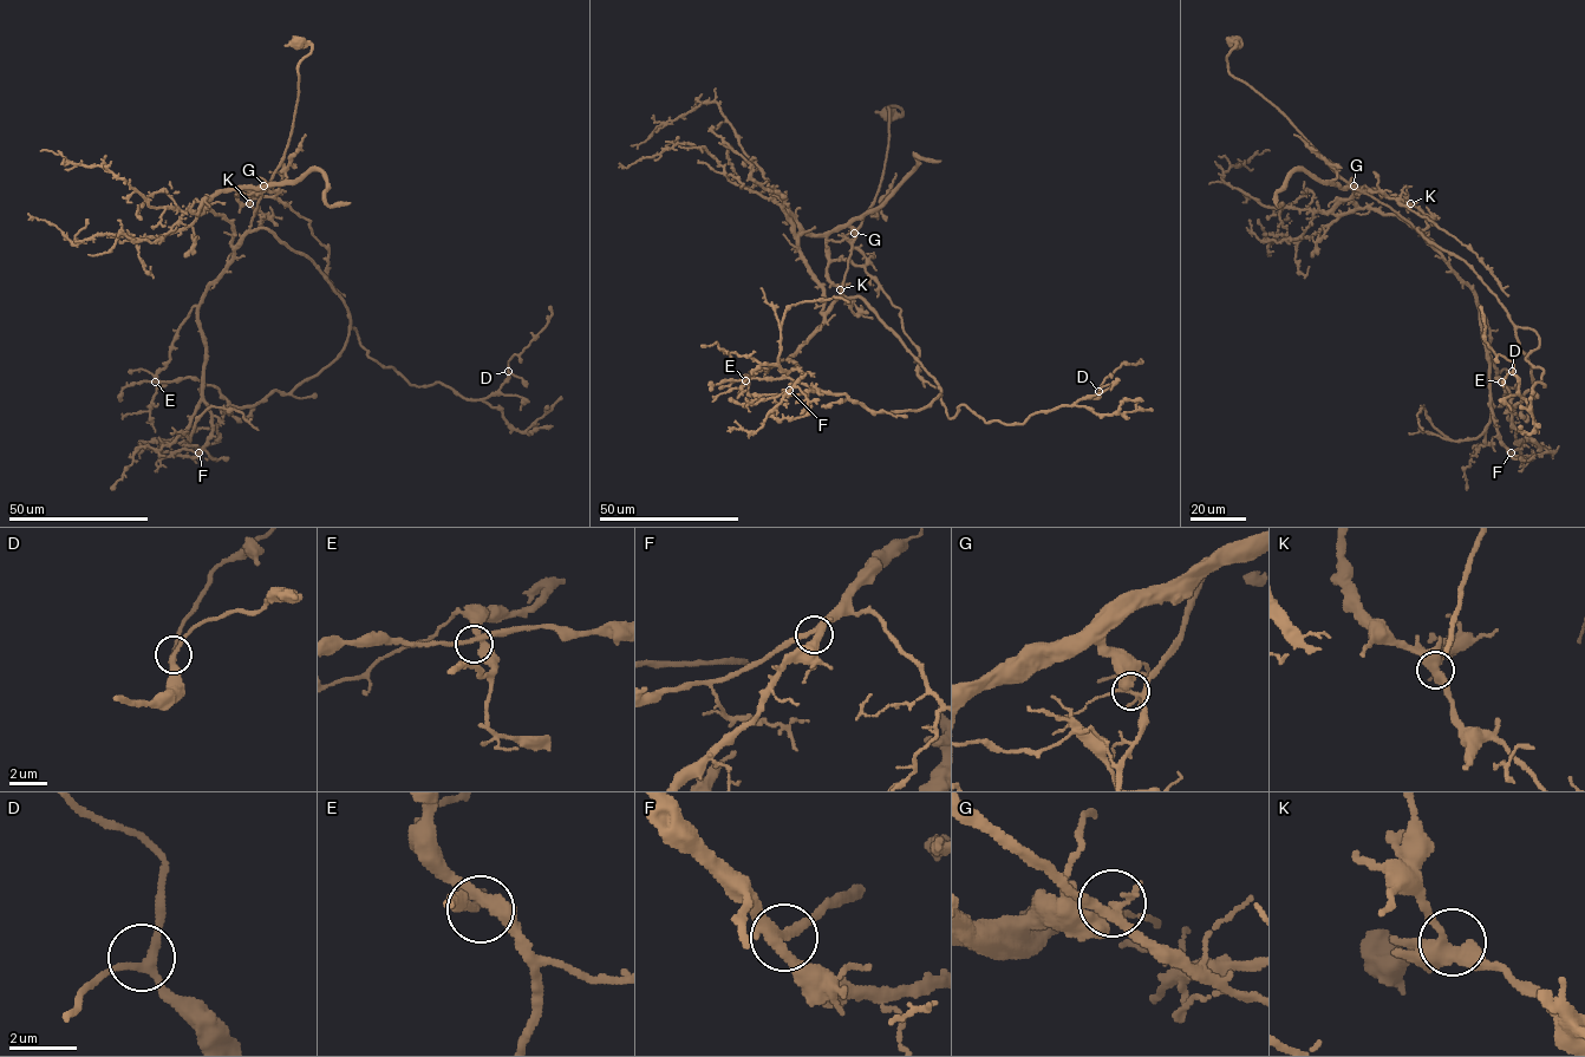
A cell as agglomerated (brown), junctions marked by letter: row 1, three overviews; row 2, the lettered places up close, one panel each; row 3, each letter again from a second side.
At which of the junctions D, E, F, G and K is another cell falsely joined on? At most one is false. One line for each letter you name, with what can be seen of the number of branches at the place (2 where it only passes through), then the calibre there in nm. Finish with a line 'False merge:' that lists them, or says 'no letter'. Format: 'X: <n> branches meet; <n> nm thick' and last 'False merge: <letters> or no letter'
G: 5 branches meet; 200 nm thick
False merge: G

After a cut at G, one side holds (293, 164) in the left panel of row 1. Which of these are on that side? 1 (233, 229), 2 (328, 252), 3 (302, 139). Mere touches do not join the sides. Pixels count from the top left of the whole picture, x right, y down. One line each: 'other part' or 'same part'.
1: other part
2: same part
3: same part

